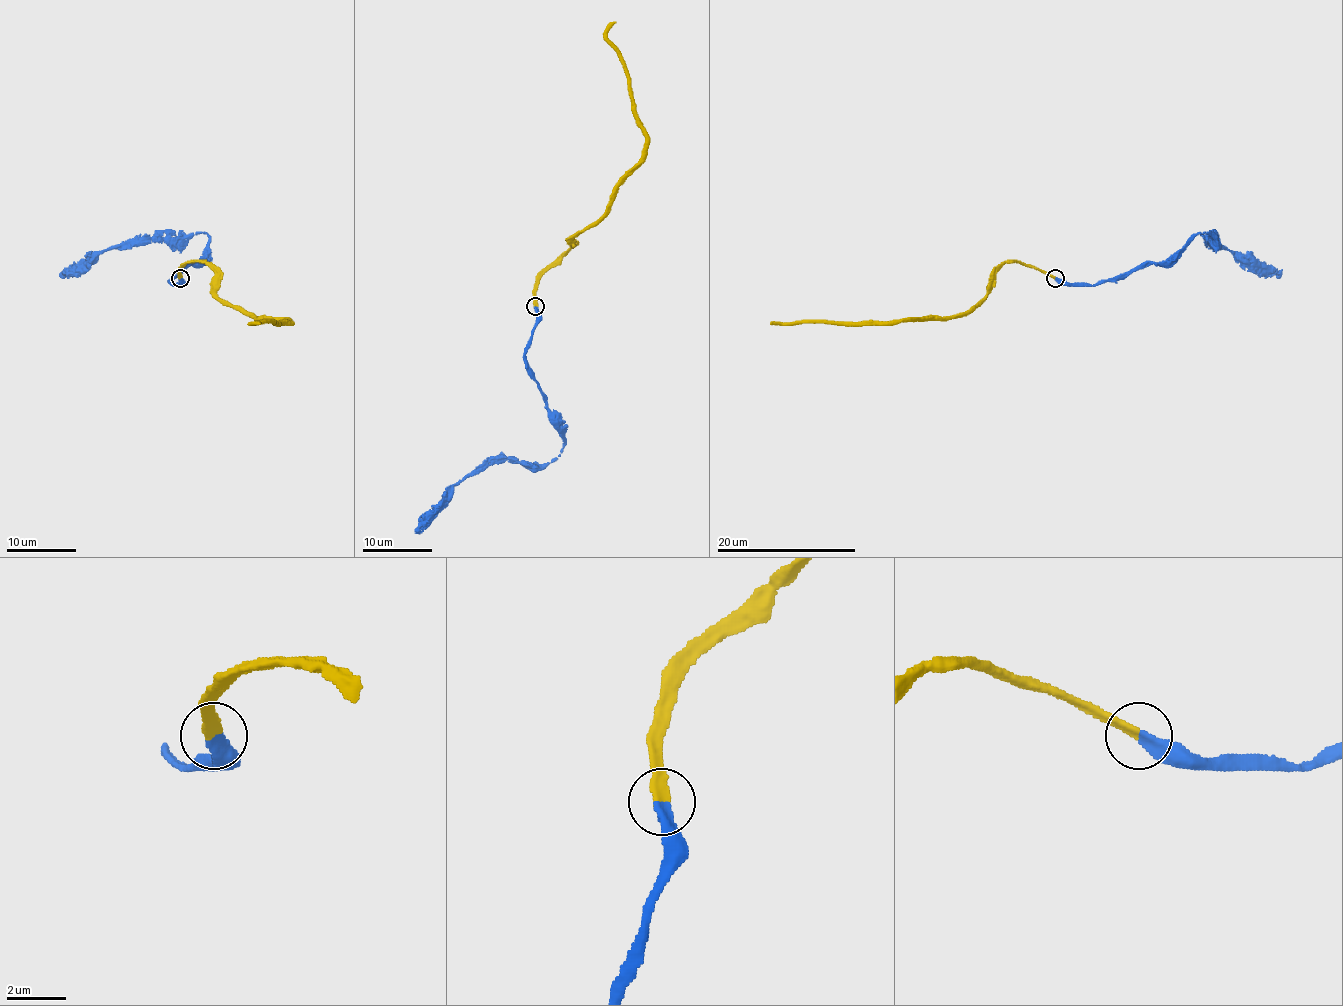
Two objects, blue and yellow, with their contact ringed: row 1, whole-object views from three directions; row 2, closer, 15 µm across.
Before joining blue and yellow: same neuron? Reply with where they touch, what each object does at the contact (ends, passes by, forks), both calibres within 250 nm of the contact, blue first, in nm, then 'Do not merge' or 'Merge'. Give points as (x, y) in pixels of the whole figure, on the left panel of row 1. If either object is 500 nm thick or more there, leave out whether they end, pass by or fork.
Place: (180, 278). At the ring blue ends. At the ring yellow ends. Thickness 360 nm (blue) against 320 nm. Merge

